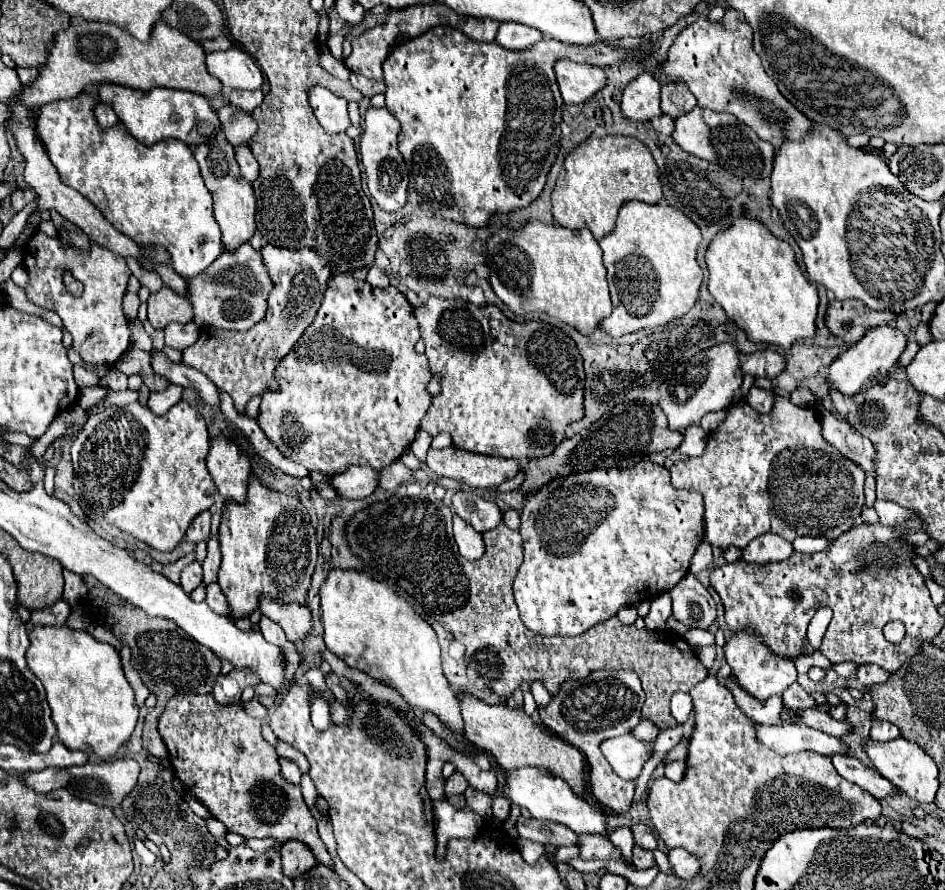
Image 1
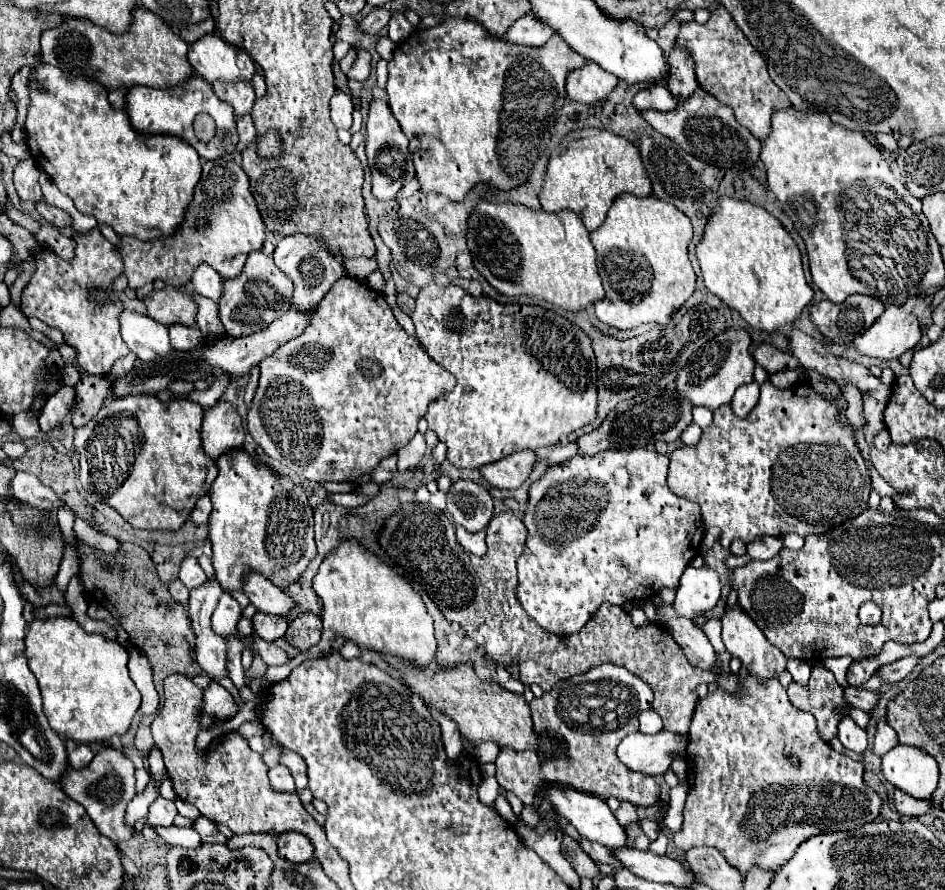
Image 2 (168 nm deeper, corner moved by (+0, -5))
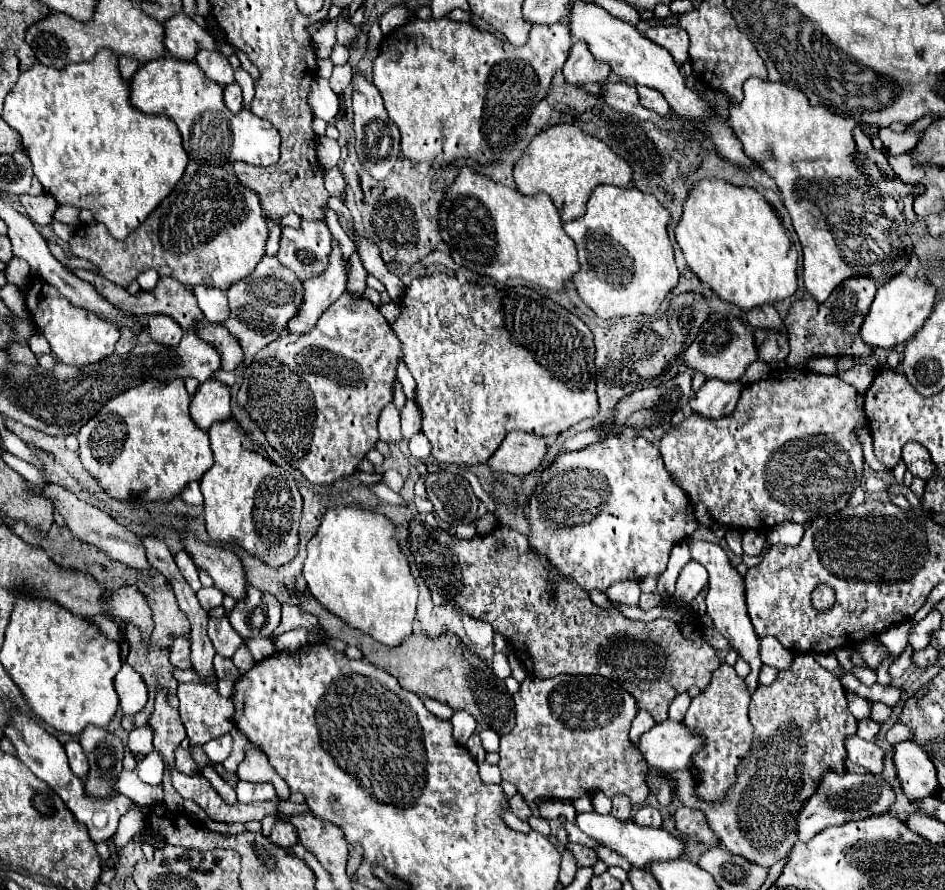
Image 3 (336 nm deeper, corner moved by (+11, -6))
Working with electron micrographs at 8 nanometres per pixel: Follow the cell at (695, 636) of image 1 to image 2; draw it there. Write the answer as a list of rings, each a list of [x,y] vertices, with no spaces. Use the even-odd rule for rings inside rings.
[[[740,606],[736,608],[726,608],[726,616],[722,618],[722,642],[726,646],[726,652],[732,658],[738,658],[742,662],[742,666],[746,666],[750,676],[756,676],[758,680],[766,682],[772,678],[778,678],[782,672],[786,672],[786,658],[784,654],[768,642],[768,638],[762,634],[762,630],[754,624],[754,620],[742,612]]]

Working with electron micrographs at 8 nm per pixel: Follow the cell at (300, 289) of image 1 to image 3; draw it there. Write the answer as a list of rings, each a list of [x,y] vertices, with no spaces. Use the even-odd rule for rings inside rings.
[[[301,217],[301,227],[283,227],[281,249],[277,259],[291,269],[301,281],[319,275],[327,267],[331,253],[331,231],[323,219],[311,221]]]

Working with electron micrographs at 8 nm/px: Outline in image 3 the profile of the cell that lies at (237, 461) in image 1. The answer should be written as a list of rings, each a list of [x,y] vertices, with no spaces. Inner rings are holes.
[[[209,377],[199,385],[199,389],[193,395],[191,417],[201,429],[209,429],[213,421],[223,421],[231,415],[229,405],[231,405],[229,387],[223,381]]]

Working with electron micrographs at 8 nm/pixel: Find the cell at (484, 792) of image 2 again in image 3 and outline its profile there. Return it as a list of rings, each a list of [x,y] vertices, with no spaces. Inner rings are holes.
[[[487,761],[479,763],[479,777],[483,783],[501,783],[501,773],[497,765],[489,765]]]

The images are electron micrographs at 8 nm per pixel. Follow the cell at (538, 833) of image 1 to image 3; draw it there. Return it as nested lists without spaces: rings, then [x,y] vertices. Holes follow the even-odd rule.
[[[597,847],[595,851],[597,851],[599,859],[603,859],[607,865],[619,865],[619,867],[623,867],[625,871],[629,871],[629,861],[627,861],[623,855],[619,855],[619,853],[615,853],[615,851],[607,849],[607,847]]]

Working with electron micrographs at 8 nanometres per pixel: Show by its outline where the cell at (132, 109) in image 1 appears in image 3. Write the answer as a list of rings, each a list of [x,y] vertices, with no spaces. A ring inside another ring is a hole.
[[[161,57],[145,63],[131,79],[131,103],[143,113],[161,113],[173,119],[181,131],[183,149],[187,151],[189,159],[195,163],[225,165],[225,163],[243,161],[249,165],[271,165],[279,161],[279,133],[273,129],[273,125],[269,121],[255,117],[245,107],[239,113],[231,113],[223,101],[223,87],[217,81],[211,81],[203,73],[203,69],[195,65],[195,61],[177,61],[173,57]],[[195,117],[197,117],[197,141],[195,147],[191,147],[189,139],[191,139],[191,127],[195,125]]]

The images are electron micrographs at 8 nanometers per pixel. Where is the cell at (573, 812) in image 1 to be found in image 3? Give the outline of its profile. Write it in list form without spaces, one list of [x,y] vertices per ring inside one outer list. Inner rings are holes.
[[[591,811],[591,813],[579,813],[575,823],[591,839],[595,839],[601,845],[627,857],[633,867],[647,867],[657,861],[675,861],[675,859],[681,859],[683,853],[687,851],[687,845],[685,845],[687,839],[683,835],[673,835],[673,833],[659,829],[659,827],[641,827],[641,825],[635,825],[635,821],[631,821],[631,819],[619,821],[611,815],[599,815],[599,813]]]

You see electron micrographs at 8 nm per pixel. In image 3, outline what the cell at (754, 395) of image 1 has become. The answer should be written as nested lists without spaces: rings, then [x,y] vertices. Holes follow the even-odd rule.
[[[705,381],[699,391],[689,399],[689,409],[695,415],[707,419],[719,419],[729,415],[735,409],[735,403],[741,393],[739,381]]]

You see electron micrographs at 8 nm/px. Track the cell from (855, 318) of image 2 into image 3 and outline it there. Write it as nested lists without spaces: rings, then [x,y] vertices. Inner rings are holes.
[[[871,275],[863,277],[851,277],[843,281],[825,303],[817,303],[811,297],[803,297],[795,301],[789,309],[787,319],[783,321],[787,325],[787,337],[791,345],[791,353],[787,357],[787,365],[791,367],[803,367],[803,363],[811,355],[853,355],[853,357],[871,357],[873,347],[863,343],[859,337],[859,329],[863,325],[865,315],[869,313],[869,305],[875,297],[877,285]]]

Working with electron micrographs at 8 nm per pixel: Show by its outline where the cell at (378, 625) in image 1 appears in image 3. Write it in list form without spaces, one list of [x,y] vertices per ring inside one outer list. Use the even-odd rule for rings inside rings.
[[[333,507],[307,543],[303,567],[311,595],[345,623],[387,647],[397,647],[413,633],[419,587],[397,541],[397,525],[381,513],[359,507]]]

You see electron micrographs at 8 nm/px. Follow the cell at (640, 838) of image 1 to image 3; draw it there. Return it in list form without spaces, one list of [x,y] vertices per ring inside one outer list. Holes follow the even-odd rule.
[[[649,805],[639,807],[633,819],[641,827],[661,827],[661,815],[659,815],[659,811],[655,807],[649,807]]]

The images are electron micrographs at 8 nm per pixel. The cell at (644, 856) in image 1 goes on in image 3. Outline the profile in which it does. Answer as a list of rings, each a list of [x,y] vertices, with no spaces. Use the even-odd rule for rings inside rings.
[[[623,795],[613,797],[613,809],[611,809],[613,817],[619,817],[621,821],[627,821],[631,817],[631,809],[633,809],[633,805],[631,805],[629,797],[623,797]]]

